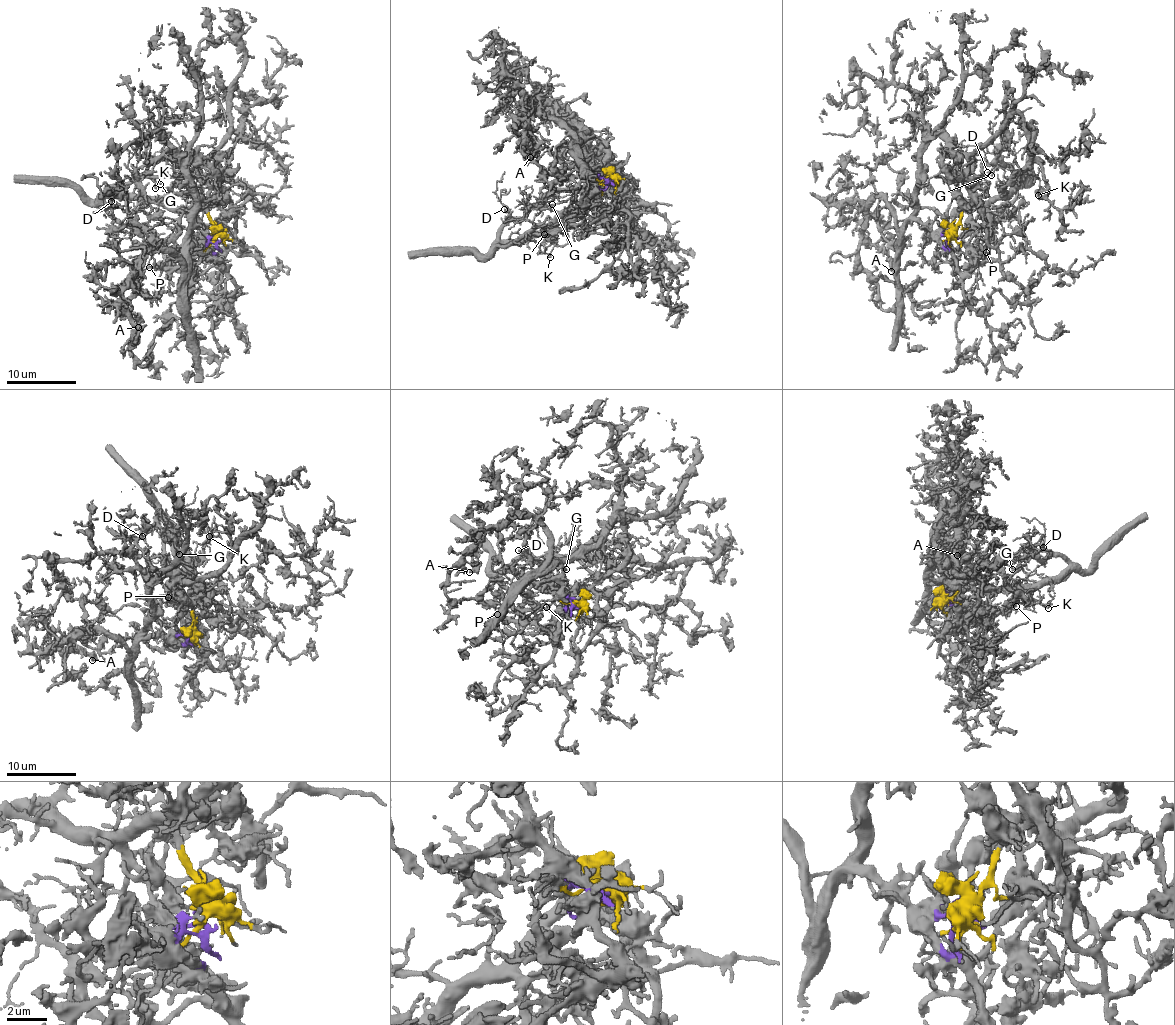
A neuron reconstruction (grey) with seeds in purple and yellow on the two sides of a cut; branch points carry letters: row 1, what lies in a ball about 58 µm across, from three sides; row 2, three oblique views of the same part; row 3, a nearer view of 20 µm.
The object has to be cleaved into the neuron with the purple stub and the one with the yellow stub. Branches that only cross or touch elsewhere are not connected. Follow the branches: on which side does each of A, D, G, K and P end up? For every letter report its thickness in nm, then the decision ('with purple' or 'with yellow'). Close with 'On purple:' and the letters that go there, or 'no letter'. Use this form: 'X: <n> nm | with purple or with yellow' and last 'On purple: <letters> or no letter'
A: 150 nm | with purple
D: 130 nm | with yellow
G: 140 nm | with yellow
K: 140 nm | with yellow
P: 100 nm | with yellow
On purple: A

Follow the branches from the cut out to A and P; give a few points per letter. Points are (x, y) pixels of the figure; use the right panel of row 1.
A: (955, 231), (950, 239), (920, 222), (898, 226), (884, 198), (875, 198), (864, 229), (890, 271)
P: (955, 231), (967, 206), (984, 205), (1018, 178), (1013, 199), (997, 212), (994, 233), (980, 254), (986, 251)

